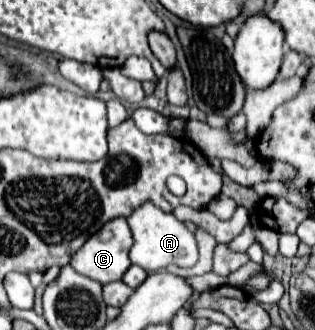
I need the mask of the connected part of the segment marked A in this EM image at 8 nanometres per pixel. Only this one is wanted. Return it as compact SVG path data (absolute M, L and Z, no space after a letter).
M150 200L134 210L128 218L128 226L134 236L134 244L130 248L130 262L142 266L146 272L158 272L170 264L176 266L194 266L198 260L198 244L194 234L172 214L158 210Z

